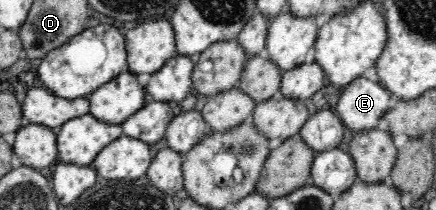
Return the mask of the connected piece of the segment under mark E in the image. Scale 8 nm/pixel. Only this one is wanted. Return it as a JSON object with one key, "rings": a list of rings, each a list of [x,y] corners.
{"rings":[[[360,76],[343,89],[336,113],[341,123],[354,133],[376,128],[378,120],[394,108],[397,98],[379,82]]]}

